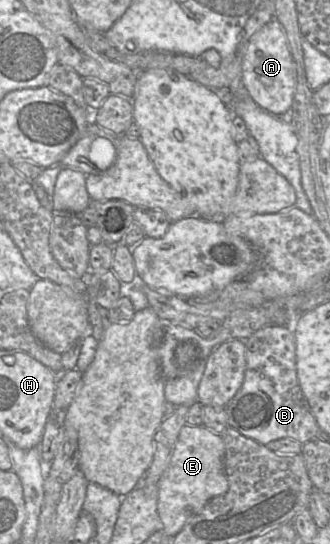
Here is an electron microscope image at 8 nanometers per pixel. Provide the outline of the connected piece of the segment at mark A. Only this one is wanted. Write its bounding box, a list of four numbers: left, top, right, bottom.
[242,18,296,117]

